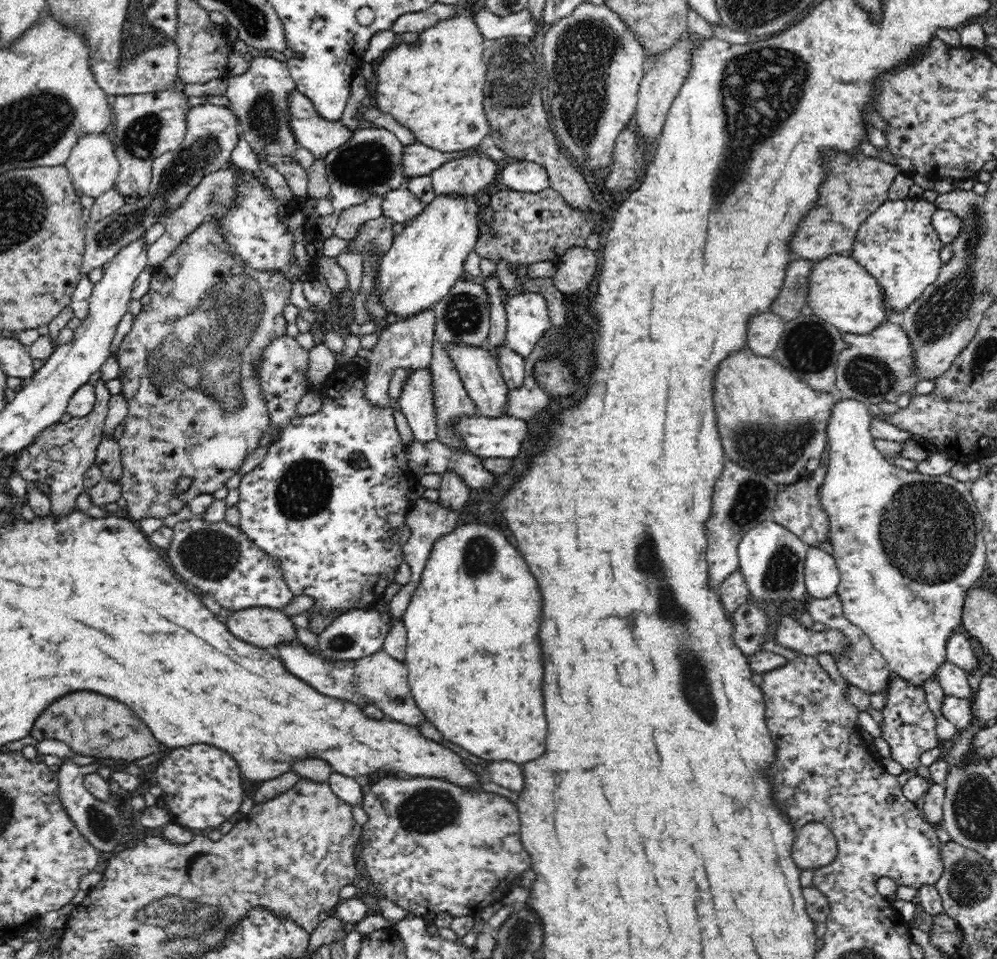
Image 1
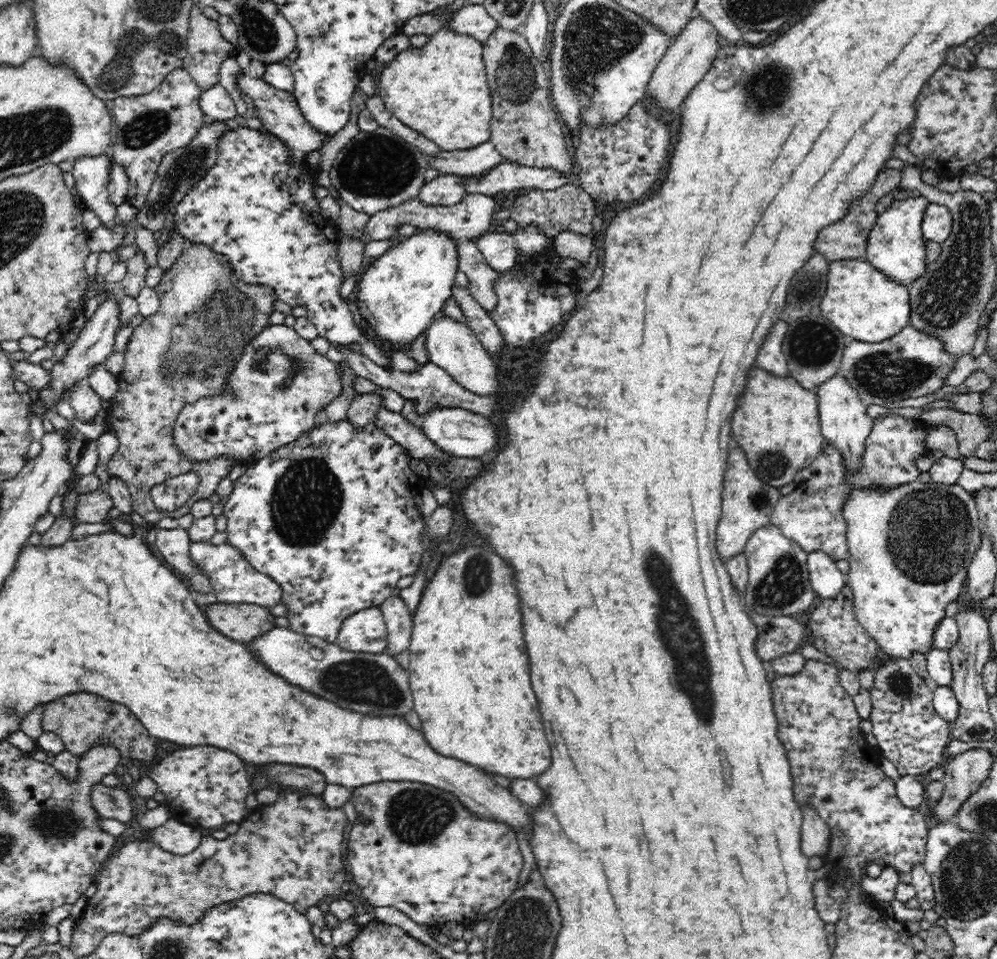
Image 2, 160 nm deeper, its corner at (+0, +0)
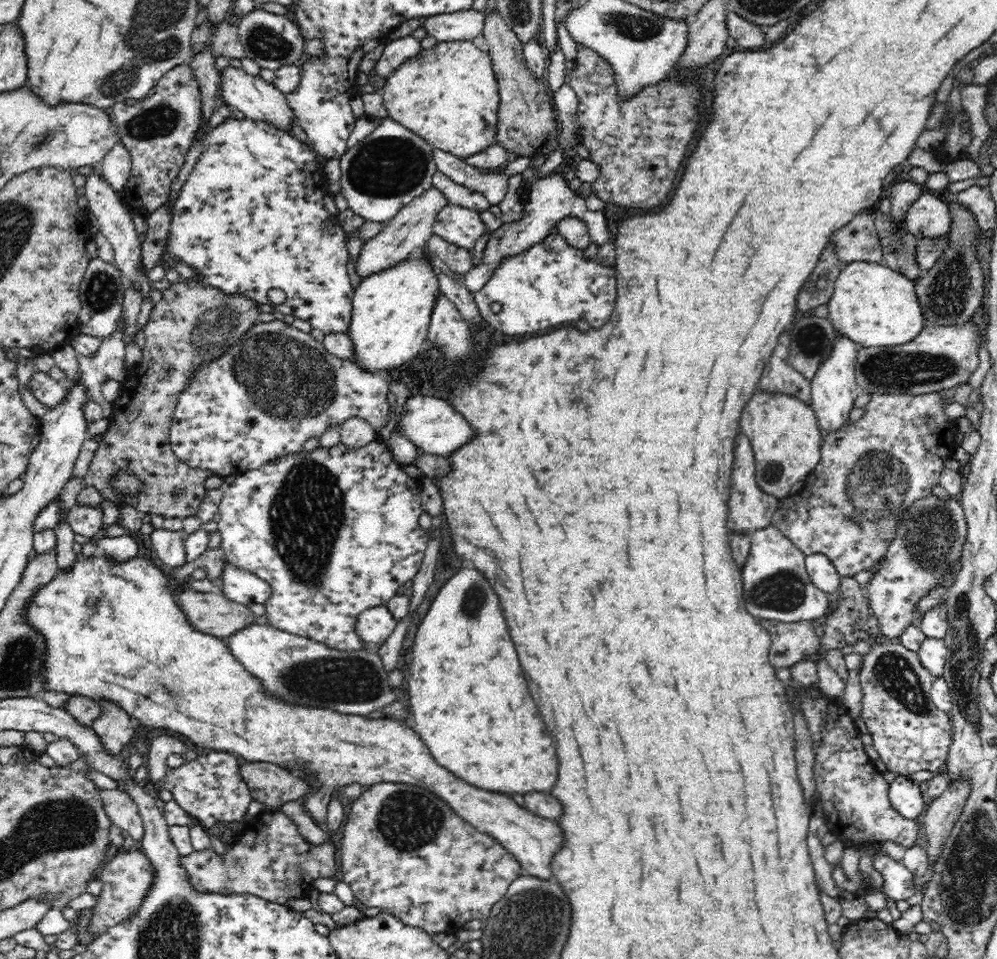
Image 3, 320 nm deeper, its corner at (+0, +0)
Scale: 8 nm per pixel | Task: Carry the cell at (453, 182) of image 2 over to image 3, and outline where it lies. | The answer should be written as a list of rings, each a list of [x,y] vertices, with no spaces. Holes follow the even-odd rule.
[[[429,188],[422,196],[417,196],[410,204],[398,211],[398,214],[390,219],[382,232],[372,239],[366,240],[362,245],[360,254],[355,259],[355,272],[362,280],[373,274],[392,268],[410,258],[414,248],[424,247],[433,236],[433,225],[437,220],[437,214],[446,206],[444,193]]]

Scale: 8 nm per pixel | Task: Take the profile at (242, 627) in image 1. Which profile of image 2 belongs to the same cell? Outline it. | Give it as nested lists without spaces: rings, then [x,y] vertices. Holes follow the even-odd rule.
[[[217,600],[208,604],[202,613],[213,629],[243,644],[276,627],[275,616],[267,607],[257,604],[226,604]]]

